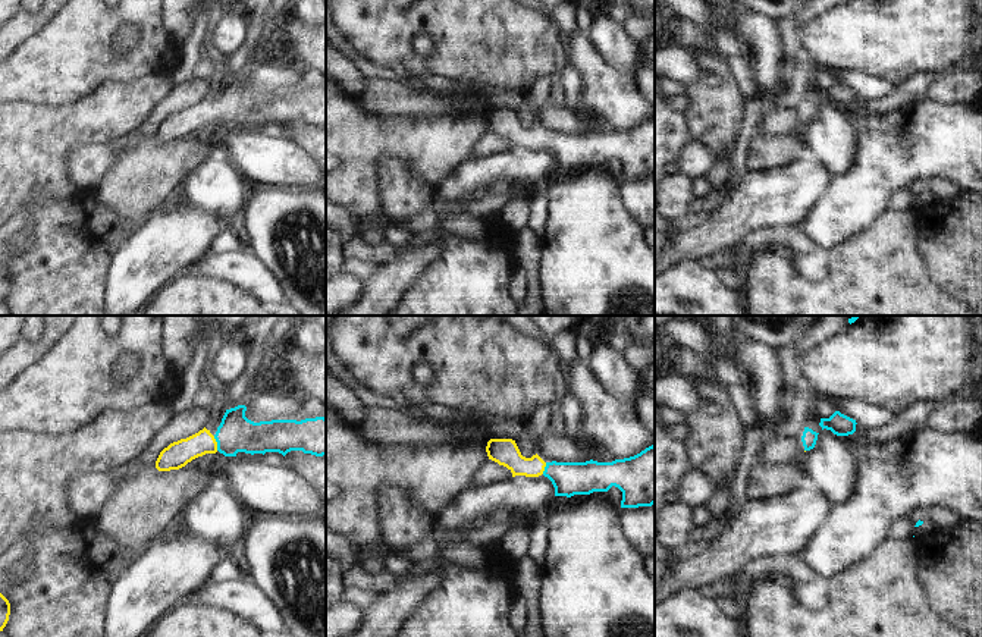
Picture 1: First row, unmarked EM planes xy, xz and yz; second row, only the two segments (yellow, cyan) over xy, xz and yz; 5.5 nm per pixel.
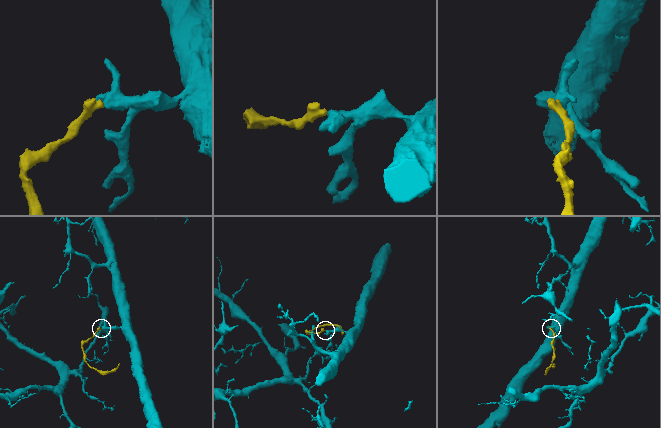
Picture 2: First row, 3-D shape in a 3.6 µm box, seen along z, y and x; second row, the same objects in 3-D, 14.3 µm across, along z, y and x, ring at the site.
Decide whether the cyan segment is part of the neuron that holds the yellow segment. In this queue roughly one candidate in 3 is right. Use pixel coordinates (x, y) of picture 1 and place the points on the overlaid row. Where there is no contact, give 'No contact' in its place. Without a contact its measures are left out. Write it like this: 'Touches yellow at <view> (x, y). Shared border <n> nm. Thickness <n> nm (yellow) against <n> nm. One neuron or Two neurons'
Touches yellow at xy (216, 443). Shared border 80 nm. Thickness 140 nm (yellow) against 200 nm. One neuron.

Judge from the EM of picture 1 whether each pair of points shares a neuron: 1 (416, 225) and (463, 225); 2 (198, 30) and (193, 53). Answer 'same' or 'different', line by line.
1: same
2: same

